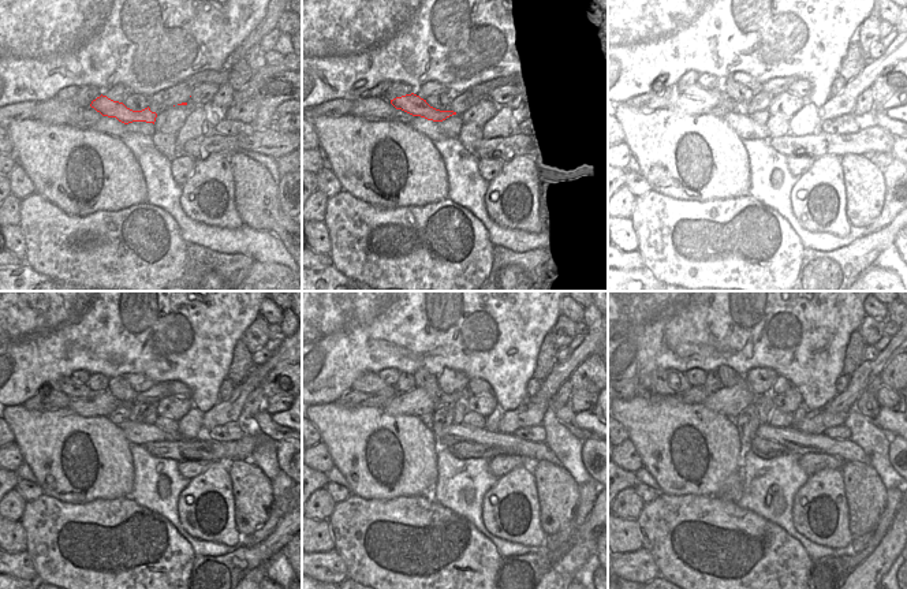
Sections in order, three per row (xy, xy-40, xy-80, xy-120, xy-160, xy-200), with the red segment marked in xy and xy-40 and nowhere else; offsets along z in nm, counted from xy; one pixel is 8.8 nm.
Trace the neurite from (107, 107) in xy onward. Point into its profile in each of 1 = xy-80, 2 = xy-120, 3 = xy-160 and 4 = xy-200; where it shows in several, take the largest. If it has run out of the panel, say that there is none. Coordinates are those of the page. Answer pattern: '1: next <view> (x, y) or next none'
1: next xy-80 (712, 97)
2: next xy-120 (74, 390)
3: next xy-160 (369, 383)
4: next xy-200 (663, 381)

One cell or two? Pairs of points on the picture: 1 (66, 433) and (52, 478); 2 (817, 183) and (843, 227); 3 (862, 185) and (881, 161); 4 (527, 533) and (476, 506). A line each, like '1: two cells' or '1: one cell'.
1: one cell
2: one cell
3: two cells
4: two cells

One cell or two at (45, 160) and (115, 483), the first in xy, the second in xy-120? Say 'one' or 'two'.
one

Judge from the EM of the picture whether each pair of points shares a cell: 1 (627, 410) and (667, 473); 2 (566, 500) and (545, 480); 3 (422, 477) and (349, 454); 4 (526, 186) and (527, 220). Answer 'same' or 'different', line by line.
1: same
2: same
3: same
4: same

